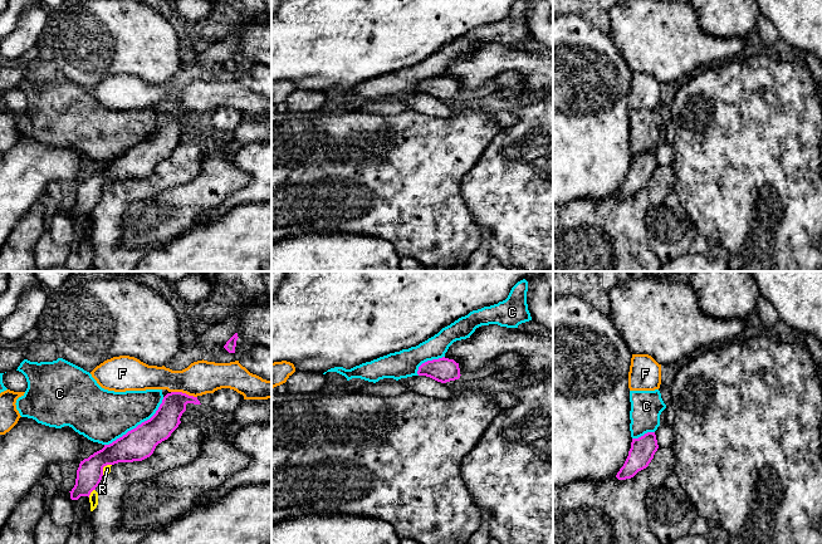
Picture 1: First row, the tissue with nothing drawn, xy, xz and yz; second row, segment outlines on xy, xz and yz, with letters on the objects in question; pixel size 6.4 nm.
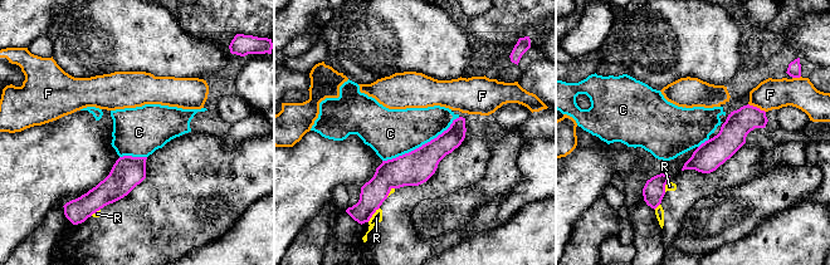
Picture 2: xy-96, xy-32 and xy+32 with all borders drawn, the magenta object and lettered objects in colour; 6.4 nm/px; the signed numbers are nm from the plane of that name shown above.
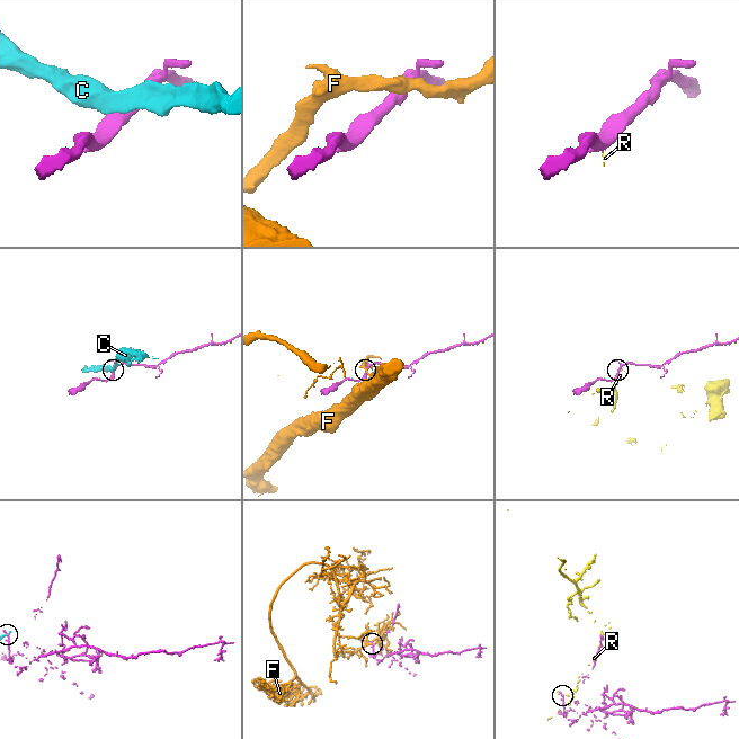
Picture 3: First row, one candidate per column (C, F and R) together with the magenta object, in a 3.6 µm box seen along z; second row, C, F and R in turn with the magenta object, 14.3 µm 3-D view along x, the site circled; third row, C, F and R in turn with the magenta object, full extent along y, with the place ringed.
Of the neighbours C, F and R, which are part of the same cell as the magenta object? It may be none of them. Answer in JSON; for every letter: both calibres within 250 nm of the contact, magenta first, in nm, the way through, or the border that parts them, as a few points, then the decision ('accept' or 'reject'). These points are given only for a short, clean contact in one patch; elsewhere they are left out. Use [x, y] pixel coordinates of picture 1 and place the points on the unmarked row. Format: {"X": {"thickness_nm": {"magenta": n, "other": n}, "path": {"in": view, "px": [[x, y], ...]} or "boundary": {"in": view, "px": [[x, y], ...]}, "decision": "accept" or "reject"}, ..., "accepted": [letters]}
{"C": {"thickness_nm": {"magenta": 200, "other": 340}, "decision": "reject"}, "F": {"thickness_nm": {"magenta": 170, "other": 220}, "boundary": {"in": "xy", "px": [[171, 109], [181, 109], [196, 116]]}, "decision": "reject"}, "R": {"thickness_nm": {"magenta": 160, "other": 60}, "boundary": {"in": "xy", "px": [[94, 207], [88, 215]]}, "decision": "reject"}, "accepted": []}

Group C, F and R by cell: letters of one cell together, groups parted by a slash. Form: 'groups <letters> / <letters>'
groups C / F / R

